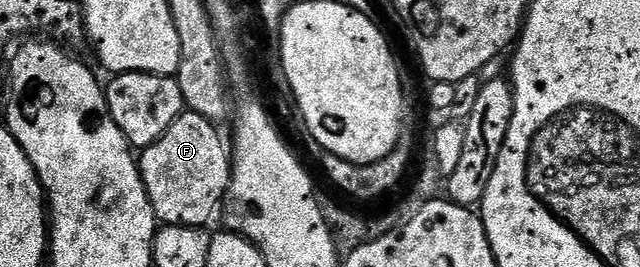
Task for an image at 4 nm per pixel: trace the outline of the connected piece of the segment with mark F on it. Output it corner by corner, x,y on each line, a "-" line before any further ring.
184,111
153,144
138,154
139,174
143,177
145,191
149,195
149,203
153,207
156,218
163,225
206,226
211,216
220,212
223,198
227,195
227,184
231,182
231,166
233,164
229,145
223,142
219,134
220,126
201,115

